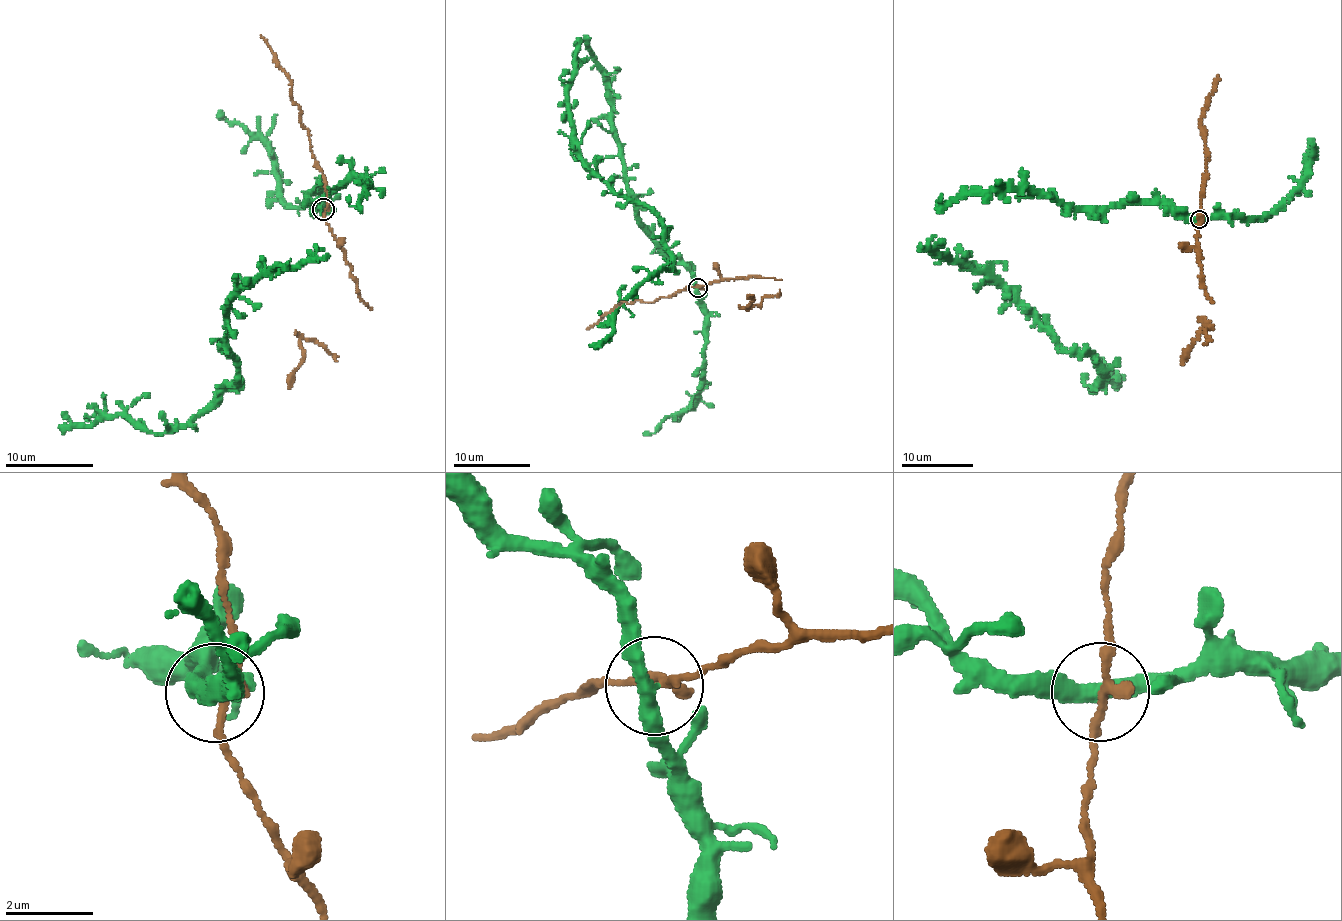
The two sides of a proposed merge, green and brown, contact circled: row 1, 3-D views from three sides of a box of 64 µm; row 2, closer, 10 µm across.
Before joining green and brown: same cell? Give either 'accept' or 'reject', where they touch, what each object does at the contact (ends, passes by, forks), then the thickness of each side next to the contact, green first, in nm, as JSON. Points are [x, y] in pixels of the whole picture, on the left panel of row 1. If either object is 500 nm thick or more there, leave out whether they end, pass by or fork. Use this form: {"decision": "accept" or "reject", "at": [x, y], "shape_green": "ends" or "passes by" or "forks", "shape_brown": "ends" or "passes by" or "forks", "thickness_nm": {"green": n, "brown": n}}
{"decision": "reject", "at": [323, 209], "shape_green": "passes by", "shape_brown": "passes by", "thickness_nm": {"green": 360, "brown": 200}}

